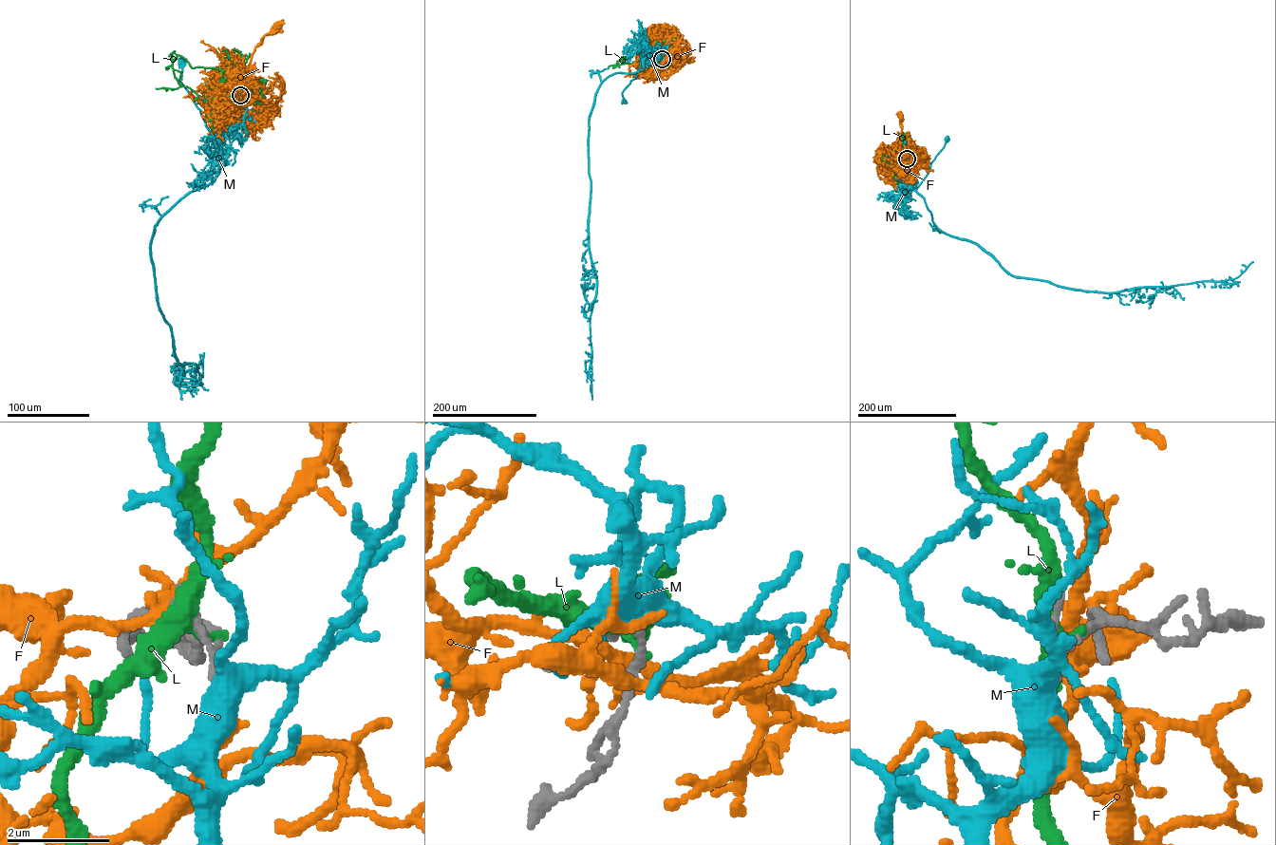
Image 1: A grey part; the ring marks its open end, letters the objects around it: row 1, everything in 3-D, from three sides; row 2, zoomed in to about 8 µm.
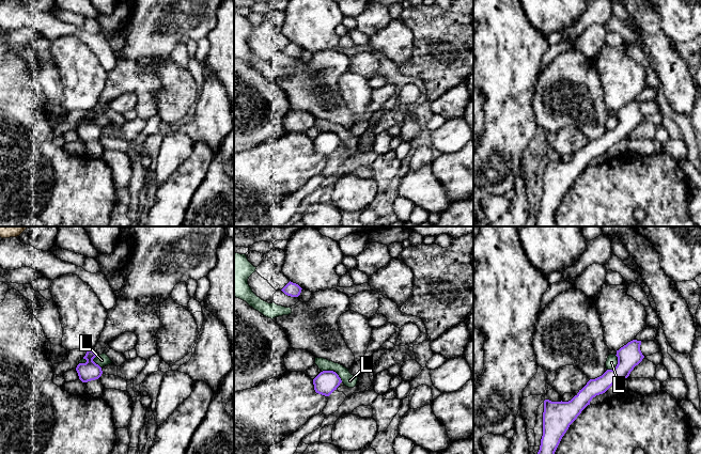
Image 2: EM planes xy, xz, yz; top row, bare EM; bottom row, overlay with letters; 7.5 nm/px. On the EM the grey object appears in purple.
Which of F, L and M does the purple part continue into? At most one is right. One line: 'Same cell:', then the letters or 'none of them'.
Same cell: M

